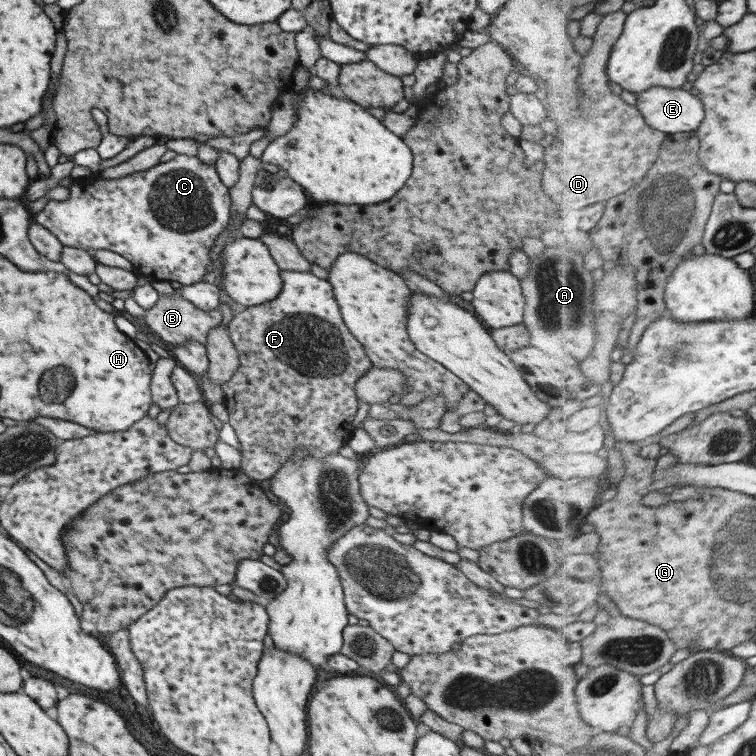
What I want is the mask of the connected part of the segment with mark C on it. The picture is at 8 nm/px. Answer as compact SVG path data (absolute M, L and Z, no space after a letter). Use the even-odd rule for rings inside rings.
M177 154L171 160L166 162L158 162L145 170L132 172L129 176L125 175L121 178L103 178L102 176L89 176L79 180L78 183L71 183L68 187L69 194L67 199L55 201L49 199L44 208L41 208L37 214L31 218L32 222L40 224L46 228L55 238L62 244L62 246L77 246L83 250L111 250L119 256L123 256L125 260L131 262L134 271L146 277L149 281L172 281L179 282L181 285L192 285L201 281L201 277L211 268L210 258L208 252L212 242L216 236L227 226L230 222L230 196L228 195L228 188L220 181L213 165L202 163L196 156L187 154Z

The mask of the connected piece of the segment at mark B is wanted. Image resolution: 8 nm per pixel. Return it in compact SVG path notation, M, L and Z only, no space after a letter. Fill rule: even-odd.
M159 294L153 308L146 310L143 320L161 340L173 346L181 344L186 340L196 340L204 344L209 329L220 323L221 314L218 309L199 310L188 300L176 296L176 294Z

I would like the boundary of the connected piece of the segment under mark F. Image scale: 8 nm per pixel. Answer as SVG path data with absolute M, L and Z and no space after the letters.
M280 270L279 276L281 290L275 295L275 298L262 305L241 308L237 314L233 314L231 321L229 321L227 328L231 342L238 354L238 367L225 382L220 384L224 394L223 400L228 410L227 421L233 428L239 442L240 463L237 469L258 483L273 478L273 474L292 455L293 449L305 449L306 455L315 455L316 457L338 452L338 448L350 438L354 430L351 422L353 422L353 416L357 410L357 398L354 393L355 381L372 366L370 358L364 353L361 344L343 324L338 304L332 293L332 286L325 279L317 278L310 272L289 272L289 270Z

